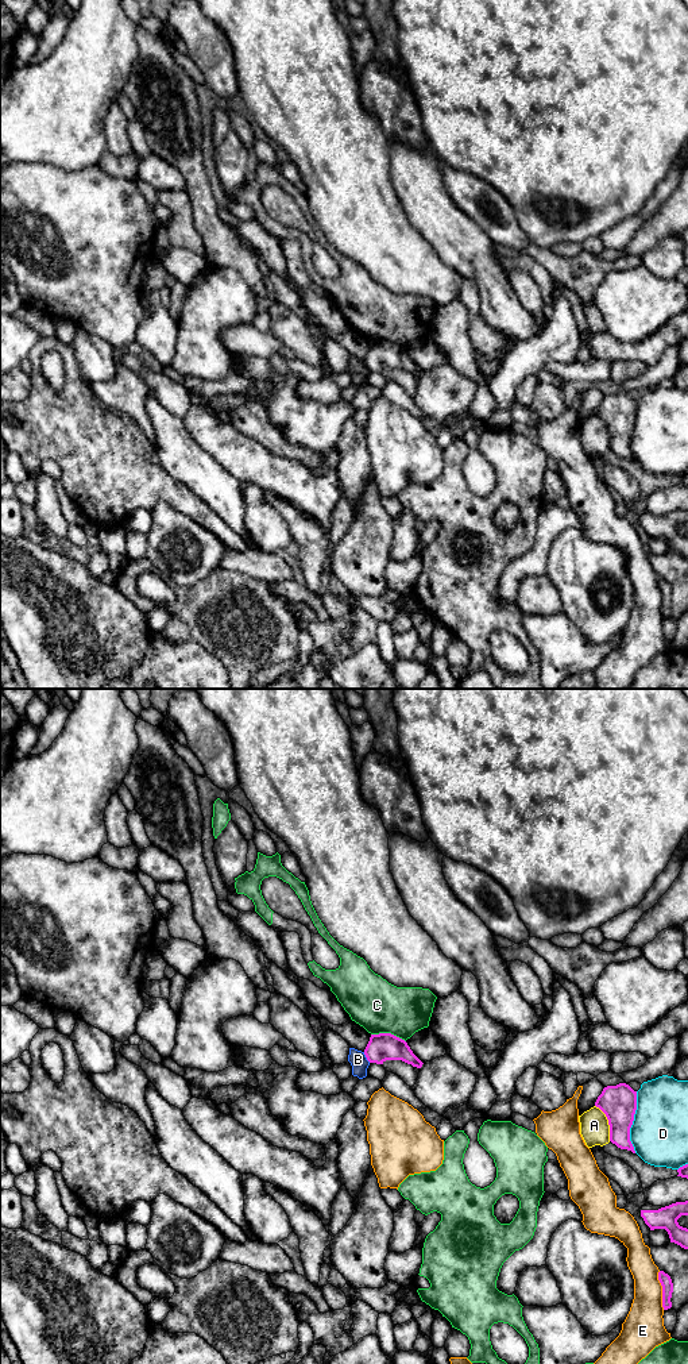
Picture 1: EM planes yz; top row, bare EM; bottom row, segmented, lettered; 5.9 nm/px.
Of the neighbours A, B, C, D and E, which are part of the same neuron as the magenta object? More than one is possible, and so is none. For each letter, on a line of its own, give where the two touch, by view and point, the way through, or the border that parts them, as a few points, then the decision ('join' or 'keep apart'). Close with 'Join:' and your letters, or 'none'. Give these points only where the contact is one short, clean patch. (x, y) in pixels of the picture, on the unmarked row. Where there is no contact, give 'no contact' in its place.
A: contact yz (609, 431); keep apart
B: contact yz (366, 365); border yz (363, 361), (370, 370); keep apart
C: contact yz (389, 342); keep apart
D: contact yz (632, 431); keep apart
E: contact yz (663, 598); keep apart
Join: none

